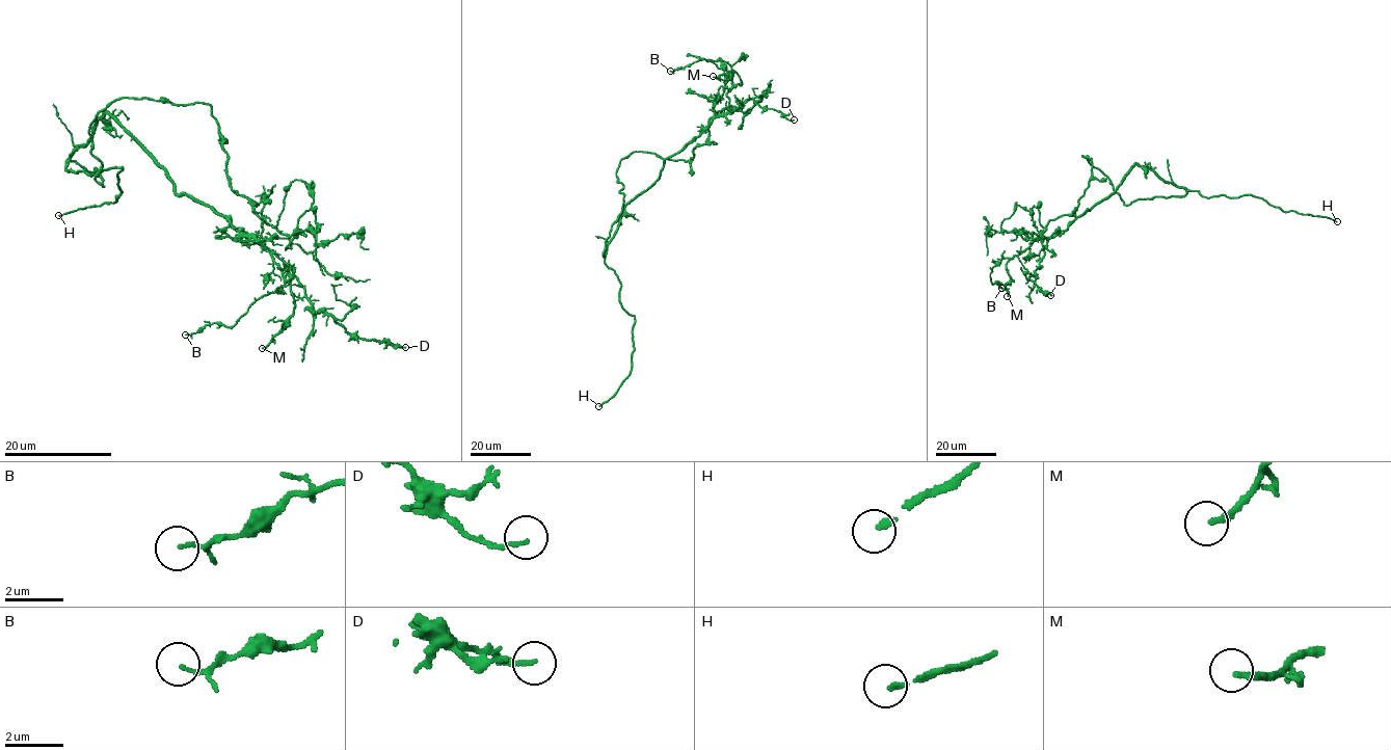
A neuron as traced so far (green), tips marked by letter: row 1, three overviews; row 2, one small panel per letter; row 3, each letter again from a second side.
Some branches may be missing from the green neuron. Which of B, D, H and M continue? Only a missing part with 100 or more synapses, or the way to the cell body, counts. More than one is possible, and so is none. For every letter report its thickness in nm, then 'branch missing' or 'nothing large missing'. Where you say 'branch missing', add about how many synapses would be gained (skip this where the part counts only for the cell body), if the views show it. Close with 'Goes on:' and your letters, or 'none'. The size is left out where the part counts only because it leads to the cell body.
B: 80 nm thick; nothing large missing
D: 140 nm thick; nothing large missing
H: 160 nm thick; branch missing
M: 200 nm thick; nothing large missing
Goes on: H

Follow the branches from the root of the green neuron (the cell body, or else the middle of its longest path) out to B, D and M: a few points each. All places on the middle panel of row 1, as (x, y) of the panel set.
B: (613, 223), (604, 256), (623, 208), (709, 124), (727, 80), (705, 59), (670, 71)
D: (613, 223), (604, 256), (623, 208), (656, 181), (667, 158), (716, 117), (752, 99), (794, 119)
M: (613, 223), (604, 256), (623, 208), (656, 181), (667, 158), (711, 121), (730, 78), (713, 76)

